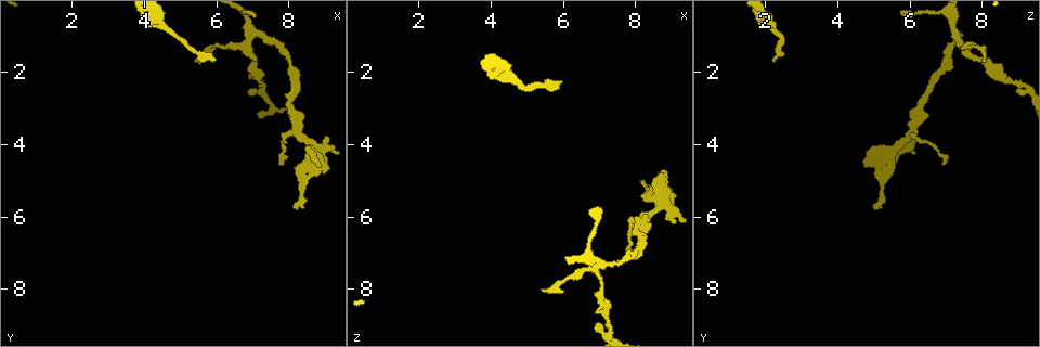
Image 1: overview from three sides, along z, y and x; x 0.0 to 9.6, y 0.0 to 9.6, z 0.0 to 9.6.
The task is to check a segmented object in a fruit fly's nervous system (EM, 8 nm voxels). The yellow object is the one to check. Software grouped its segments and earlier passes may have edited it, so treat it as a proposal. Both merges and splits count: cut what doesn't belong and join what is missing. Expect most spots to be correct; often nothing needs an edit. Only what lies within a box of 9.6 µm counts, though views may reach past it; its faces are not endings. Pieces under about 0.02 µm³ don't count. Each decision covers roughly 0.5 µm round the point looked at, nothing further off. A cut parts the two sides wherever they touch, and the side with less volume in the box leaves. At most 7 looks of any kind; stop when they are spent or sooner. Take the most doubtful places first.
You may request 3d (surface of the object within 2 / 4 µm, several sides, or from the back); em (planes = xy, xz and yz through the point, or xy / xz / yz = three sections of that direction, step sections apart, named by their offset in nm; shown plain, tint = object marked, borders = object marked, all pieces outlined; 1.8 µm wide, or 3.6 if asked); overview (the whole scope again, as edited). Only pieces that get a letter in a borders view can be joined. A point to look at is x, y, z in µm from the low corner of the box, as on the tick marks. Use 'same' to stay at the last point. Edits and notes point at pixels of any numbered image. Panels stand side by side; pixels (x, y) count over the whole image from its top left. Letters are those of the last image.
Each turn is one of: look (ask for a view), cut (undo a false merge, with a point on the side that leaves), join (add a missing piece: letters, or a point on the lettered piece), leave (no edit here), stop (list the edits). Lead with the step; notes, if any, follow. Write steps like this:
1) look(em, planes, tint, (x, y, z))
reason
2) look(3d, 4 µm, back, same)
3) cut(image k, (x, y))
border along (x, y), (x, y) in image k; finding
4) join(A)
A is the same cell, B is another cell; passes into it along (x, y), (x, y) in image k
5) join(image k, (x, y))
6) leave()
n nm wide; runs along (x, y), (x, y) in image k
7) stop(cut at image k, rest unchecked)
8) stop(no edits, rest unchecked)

look(3d, 2 µm, (3.85, 0.65, 1.80))
free end

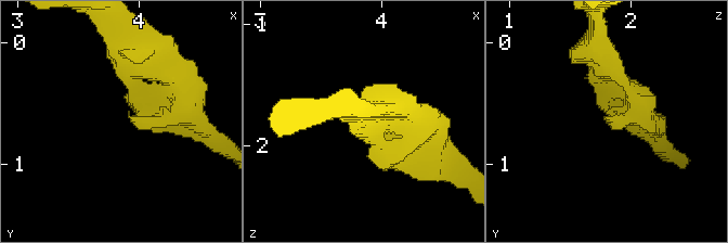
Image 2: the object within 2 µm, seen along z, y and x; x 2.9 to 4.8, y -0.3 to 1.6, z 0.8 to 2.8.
look(em, planes, borders, (3.92, 0.60, 1.84))
arms of 170, 220 nm; now the EM

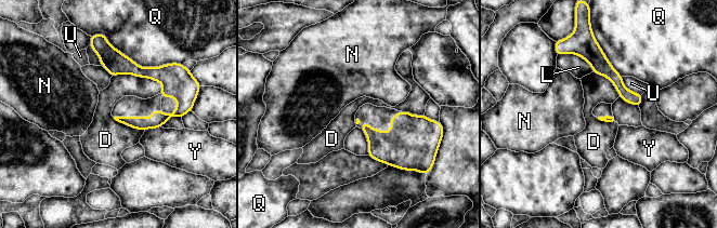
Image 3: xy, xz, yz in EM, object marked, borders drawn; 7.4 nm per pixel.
leave()
D, L, N, Q, U and Y are other cells; border along (112, 76), (147, 77), (163, 89) in image 3; no lettered piece goes on from it

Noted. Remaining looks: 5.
look(em, planes, borders, (6.05, 1.60, 2.30))
tapers out

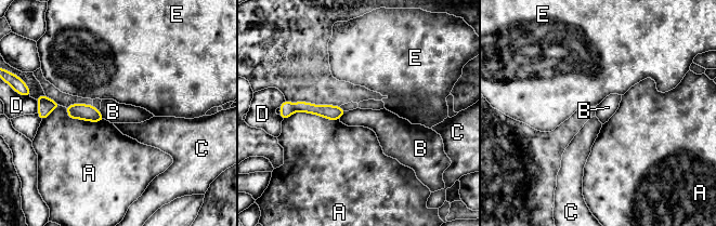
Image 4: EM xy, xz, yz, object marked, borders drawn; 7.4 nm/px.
leave()
A, B, C, D and E are other cells; runs along (294, 108), (341, 111) in image 4; no lettered piece goes on from it

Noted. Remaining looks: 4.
look(3d, 4 µm, (8.25, 5.75, 5.00))
branch stops here

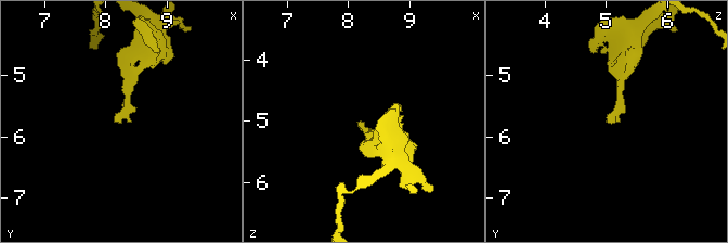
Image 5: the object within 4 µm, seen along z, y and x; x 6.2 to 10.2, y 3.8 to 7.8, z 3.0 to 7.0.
look(em, xy, step 16, tint, (8.25, 5.75, 5.00))

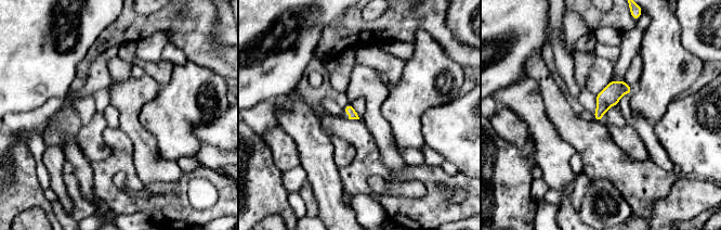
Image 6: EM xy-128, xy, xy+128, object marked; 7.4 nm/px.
look(em, xy, step 16, borders, same)
see the neighbours

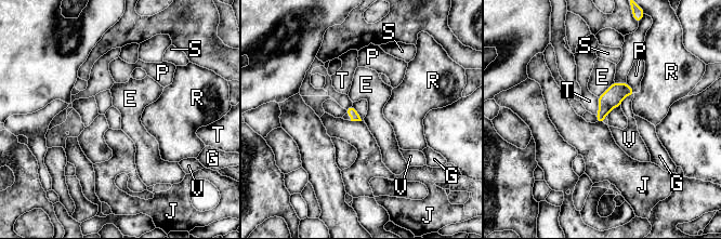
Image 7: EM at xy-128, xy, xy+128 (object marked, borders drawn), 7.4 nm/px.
leave()
E, G, J, P, R, S, T and V are other cells; border along (614, 81), (598, 97) in image 7; none of them fits

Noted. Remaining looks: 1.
stop(no edits, rest unchecked)

